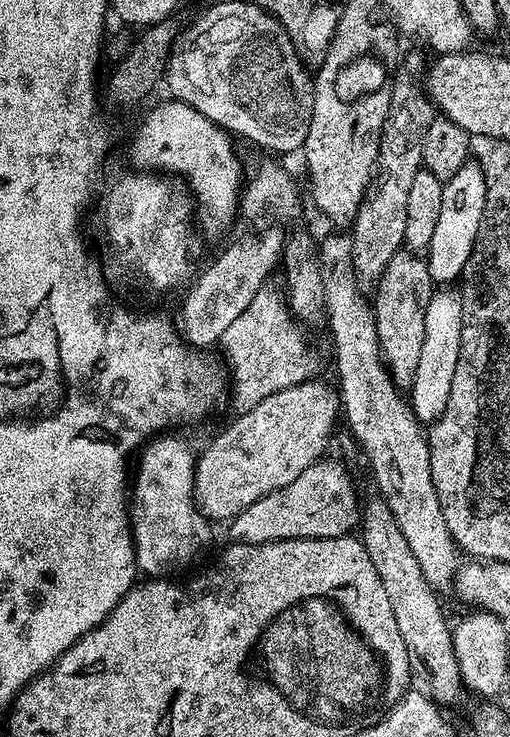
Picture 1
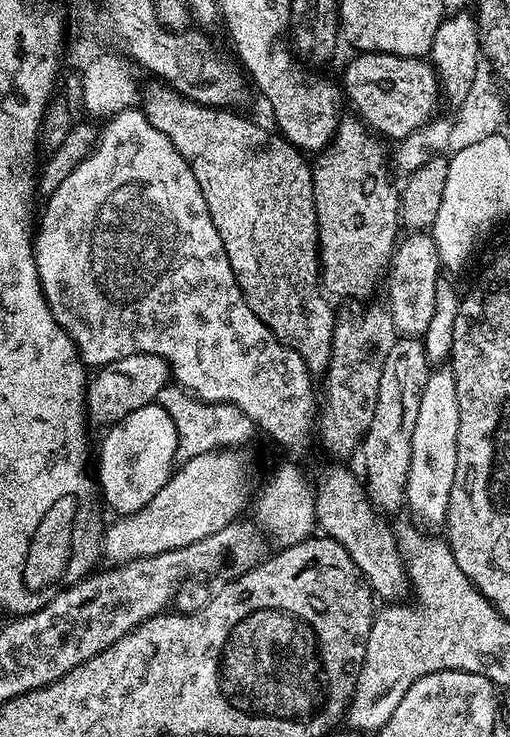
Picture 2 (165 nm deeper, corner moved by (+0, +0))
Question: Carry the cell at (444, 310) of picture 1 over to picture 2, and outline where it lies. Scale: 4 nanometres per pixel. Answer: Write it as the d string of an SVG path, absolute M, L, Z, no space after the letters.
M436 366L429 371L422 390L422 402L418 402L418 419L414 422L414 442L410 454L406 504L409 509L412 507L417 521L440 525L447 521L457 458L458 390L451 367Z

